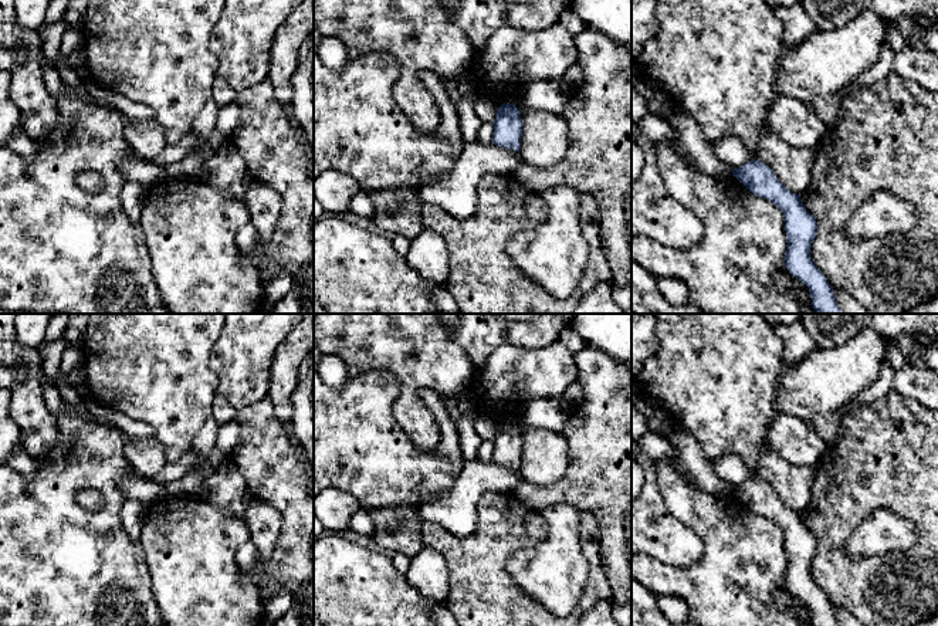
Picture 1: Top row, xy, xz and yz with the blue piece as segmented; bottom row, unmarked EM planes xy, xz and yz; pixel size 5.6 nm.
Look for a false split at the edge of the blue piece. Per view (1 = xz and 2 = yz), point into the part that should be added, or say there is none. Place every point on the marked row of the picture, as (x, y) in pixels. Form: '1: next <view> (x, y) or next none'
1: next none
2: next none

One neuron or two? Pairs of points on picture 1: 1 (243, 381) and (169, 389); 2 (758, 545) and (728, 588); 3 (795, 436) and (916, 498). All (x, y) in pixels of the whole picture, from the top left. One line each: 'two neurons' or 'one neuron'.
1: two neurons
2: one neuron
3: two neurons

